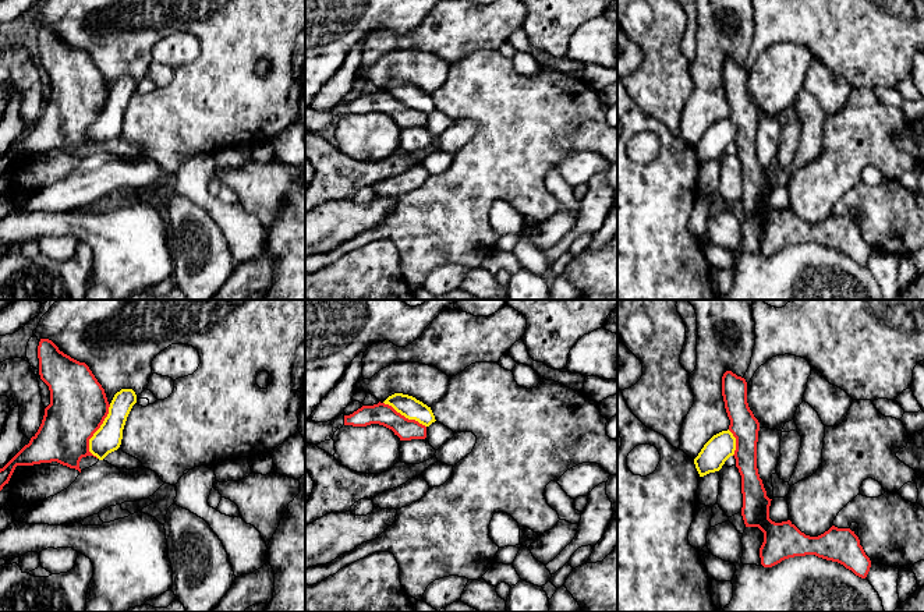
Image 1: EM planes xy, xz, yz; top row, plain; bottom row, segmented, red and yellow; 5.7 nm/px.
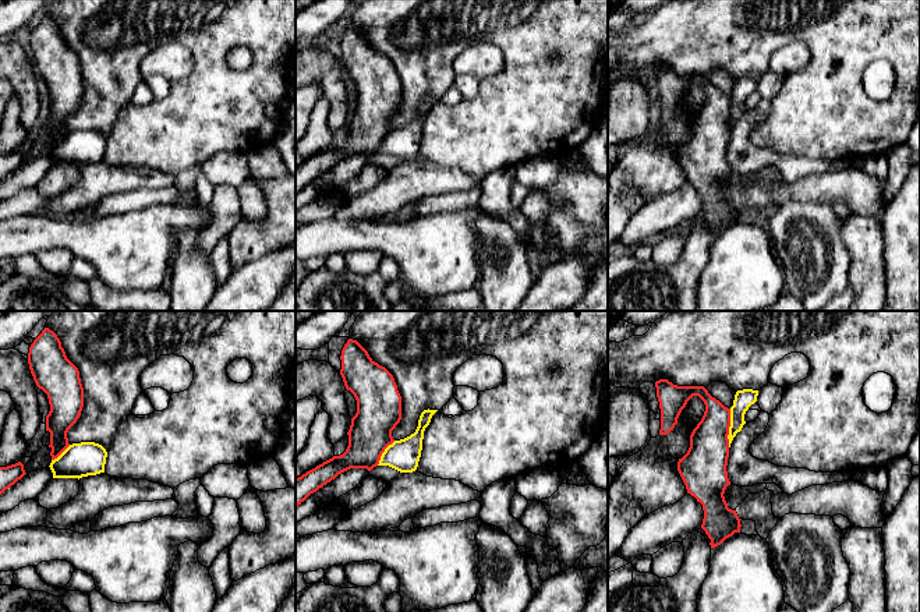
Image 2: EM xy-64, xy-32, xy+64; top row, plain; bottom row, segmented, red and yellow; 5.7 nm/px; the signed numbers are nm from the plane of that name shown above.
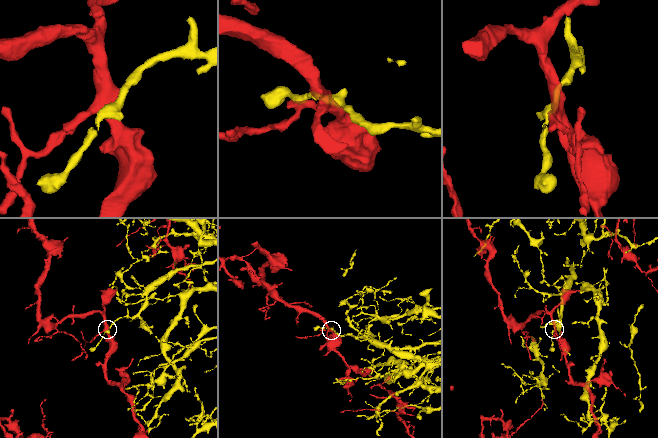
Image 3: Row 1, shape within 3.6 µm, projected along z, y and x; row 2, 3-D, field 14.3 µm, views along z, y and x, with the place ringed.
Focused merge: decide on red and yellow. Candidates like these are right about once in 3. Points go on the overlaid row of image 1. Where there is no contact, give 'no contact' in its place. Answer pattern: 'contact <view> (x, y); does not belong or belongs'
contact xy (96, 430); does not belong

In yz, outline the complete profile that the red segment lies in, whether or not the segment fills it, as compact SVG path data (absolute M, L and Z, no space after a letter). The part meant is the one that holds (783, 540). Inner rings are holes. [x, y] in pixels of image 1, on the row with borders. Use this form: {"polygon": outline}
{"polygon": "M732 371L722 376L722 396L730 420L729 431L736 438L736 467L741 475L743 507L746 527L758 527L764 533L760 548L761 565L772 567L785 559L815 555L838 562L856 576L865 579L871 560L850 528L832 526L818 537L801 533L790 520L775 523L769 519L771 500L767 496L757 468L757 442L760 422L747 403L747 382Z"}

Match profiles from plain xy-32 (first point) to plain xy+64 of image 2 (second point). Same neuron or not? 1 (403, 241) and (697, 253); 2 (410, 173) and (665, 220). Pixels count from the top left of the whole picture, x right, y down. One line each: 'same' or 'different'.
1: different
2: same

